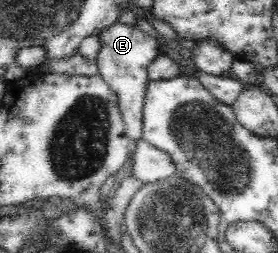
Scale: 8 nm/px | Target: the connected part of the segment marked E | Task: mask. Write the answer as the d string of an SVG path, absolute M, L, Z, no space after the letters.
M115 19L109 27L103 27L98 34L100 51L96 55L95 64L100 76L109 84L111 91L118 99L118 108L126 125L130 139L141 139L143 105L149 83L148 67L160 53L158 43L139 26L125 24Z

